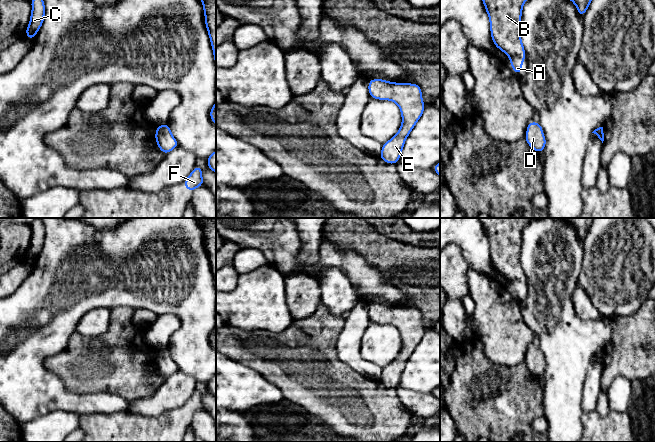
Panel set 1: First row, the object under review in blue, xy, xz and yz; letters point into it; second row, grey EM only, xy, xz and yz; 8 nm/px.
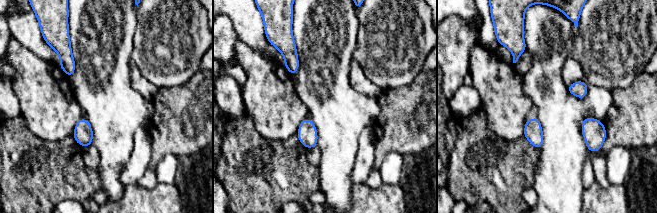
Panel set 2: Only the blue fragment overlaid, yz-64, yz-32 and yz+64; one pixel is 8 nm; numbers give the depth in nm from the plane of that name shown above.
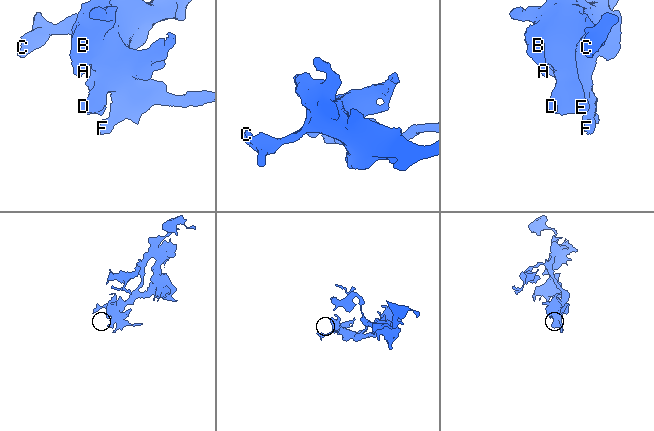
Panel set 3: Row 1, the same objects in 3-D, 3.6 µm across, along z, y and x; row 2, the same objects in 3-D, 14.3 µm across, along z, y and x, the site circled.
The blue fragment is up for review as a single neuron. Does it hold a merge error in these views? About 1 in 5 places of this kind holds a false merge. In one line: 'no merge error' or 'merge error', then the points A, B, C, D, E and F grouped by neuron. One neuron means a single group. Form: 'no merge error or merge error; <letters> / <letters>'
no merge error; A B C D E F

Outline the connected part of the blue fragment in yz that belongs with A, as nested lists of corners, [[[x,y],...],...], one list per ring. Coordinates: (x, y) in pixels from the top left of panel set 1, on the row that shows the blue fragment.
[[[482,0],[490,20],[494,45],[510,57],[514,72],[522,73],[522,61],[526,60],[520,37],[522,8],[526,0]]]

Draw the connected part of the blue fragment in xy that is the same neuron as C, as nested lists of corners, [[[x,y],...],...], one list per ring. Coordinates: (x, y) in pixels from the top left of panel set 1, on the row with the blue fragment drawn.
[[[31,0],[32,12],[30,23],[26,28],[26,37],[33,40],[41,28],[45,16],[45,4],[43,0]]]

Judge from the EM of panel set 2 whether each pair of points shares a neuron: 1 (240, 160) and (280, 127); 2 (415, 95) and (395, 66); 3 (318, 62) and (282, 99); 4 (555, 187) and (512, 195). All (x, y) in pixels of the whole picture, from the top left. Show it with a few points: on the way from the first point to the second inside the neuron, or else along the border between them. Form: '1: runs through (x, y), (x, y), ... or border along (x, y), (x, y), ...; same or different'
1: border along (256, 131), (267, 138), (280, 141); different
2: border along (421, 70), (408, 84), (384, 89); different
3: border along (293, 77), (296, 94), (306, 106); different
4: border along (538, 161), (535, 166), (534, 182), (532, 184); different

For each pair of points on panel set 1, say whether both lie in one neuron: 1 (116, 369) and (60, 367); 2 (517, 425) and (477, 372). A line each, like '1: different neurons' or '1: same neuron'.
1: same neuron
2: same neuron

